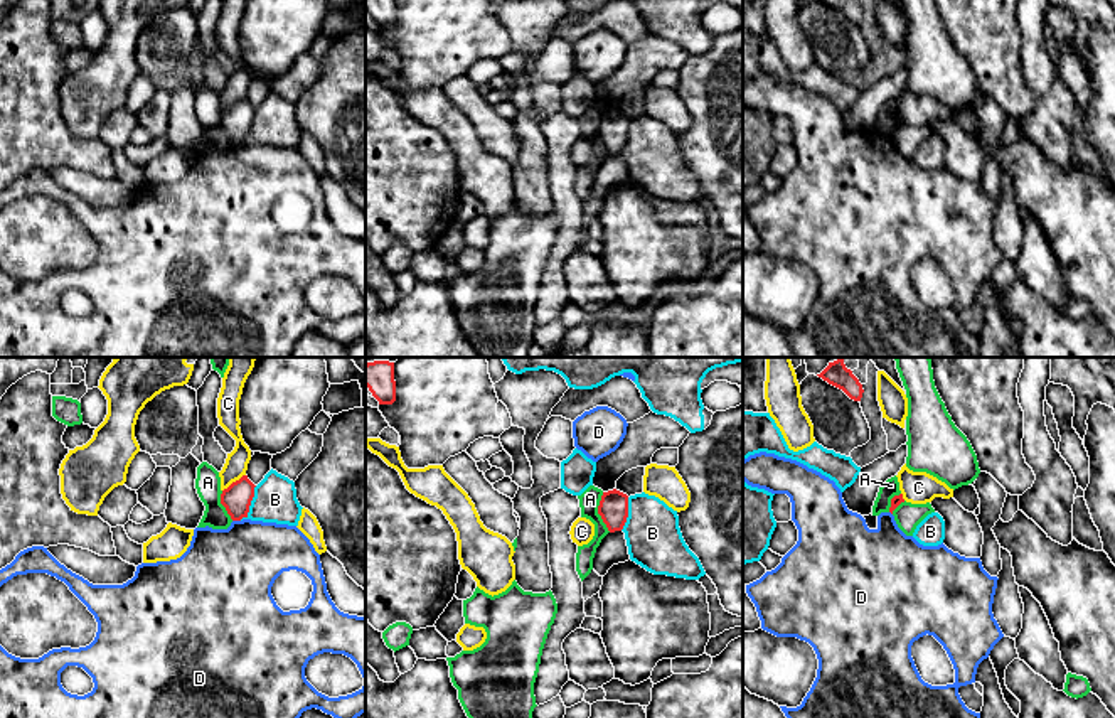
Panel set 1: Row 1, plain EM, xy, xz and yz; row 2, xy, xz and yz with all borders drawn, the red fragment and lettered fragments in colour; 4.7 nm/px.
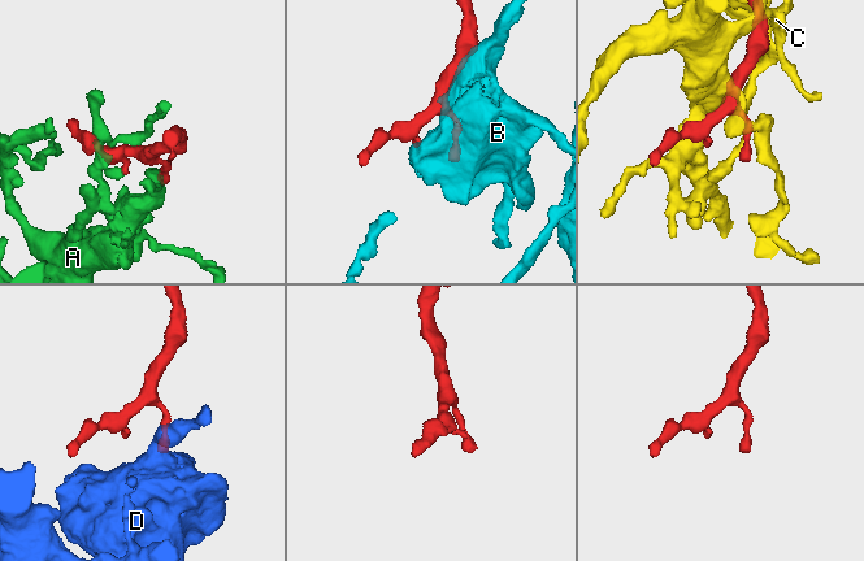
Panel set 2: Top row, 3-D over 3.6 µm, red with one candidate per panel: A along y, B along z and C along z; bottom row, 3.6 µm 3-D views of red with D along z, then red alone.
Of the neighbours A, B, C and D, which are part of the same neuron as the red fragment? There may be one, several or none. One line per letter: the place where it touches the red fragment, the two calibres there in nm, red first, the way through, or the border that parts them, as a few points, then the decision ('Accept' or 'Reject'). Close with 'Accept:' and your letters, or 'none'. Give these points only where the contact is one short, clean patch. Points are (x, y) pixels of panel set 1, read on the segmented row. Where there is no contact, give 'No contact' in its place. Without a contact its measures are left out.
A: Touches red at xz (598, 513). Thickness 140 nm (red) against 100 nm. Boundary: xz (602, 492), (598, 514), (610, 531). Reject
B: Touches red at xy (250, 504). Thickness 140 nm (red) against 200 nm. Boundary: xy (256, 486), (250, 509), (240, 519). Reject
C: Touches red at xy (233, 482). Thickness 140 nm (red) against 110 nm. Reject
D: Touches red at xy (236, 519). Thickness 140 nm (red) against 420 nm. Boundary: xy (233, 519), (240, 521). Reject
Accept: none

